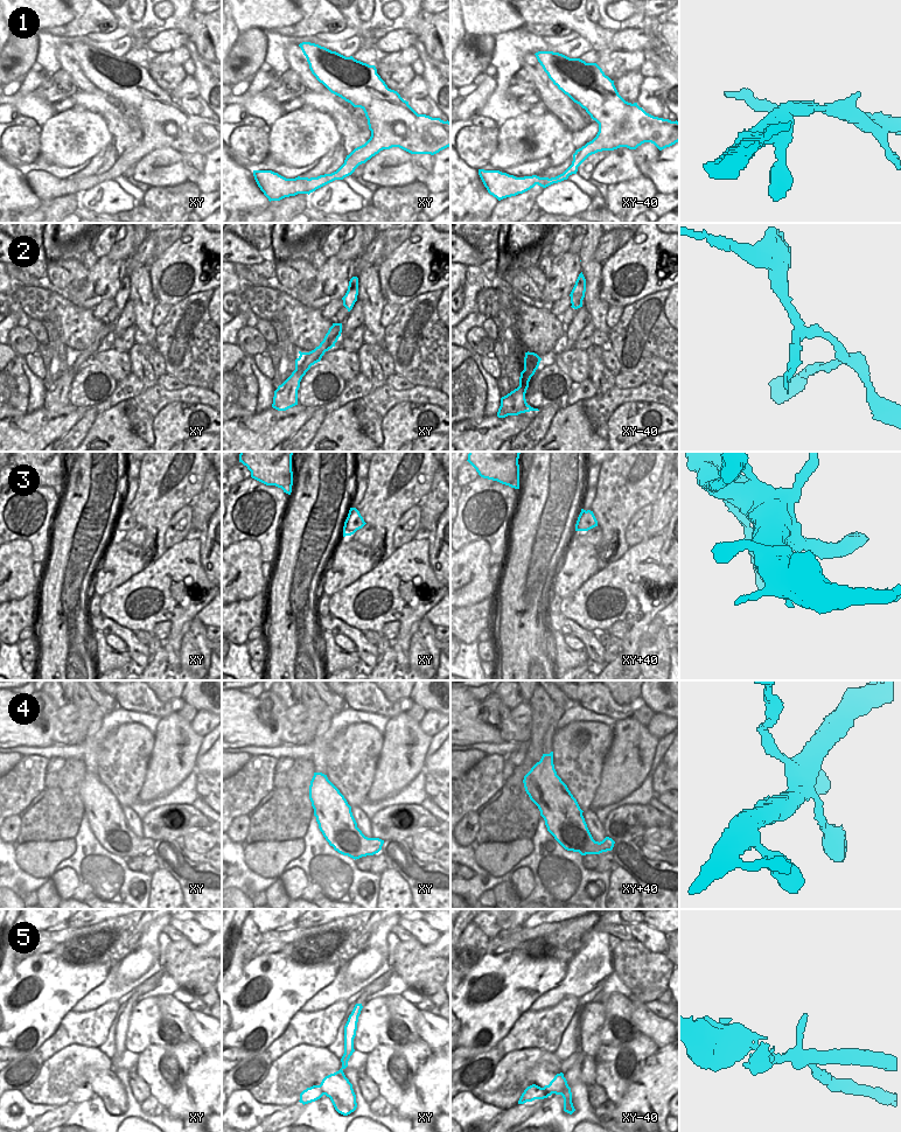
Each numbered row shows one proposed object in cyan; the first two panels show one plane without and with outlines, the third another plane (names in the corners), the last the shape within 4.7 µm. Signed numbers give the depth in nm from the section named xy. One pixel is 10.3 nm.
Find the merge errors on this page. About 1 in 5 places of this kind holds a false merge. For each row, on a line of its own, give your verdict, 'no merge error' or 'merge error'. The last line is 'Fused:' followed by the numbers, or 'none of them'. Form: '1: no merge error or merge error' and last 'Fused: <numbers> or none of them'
1: no merge error
2: no merge error
3: no merge error
4: no merge error
5: merge error
Fused: 5

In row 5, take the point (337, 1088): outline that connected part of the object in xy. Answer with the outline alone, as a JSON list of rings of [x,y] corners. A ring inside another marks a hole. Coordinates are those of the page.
[[[356,1004],[344,1026],[344,1054],[341,1058],[342,1068],[326,1076],[321,1082],[321,1085],[324,1088],[324,1095],[330,1098],[335,1110],[343,1116],[350,1114],[357,1107],[352,1084],[345,1077],[343,1070],[348,1067],[348,1061],[355,1051],[354,1039],[362,1008],[362,1004]]]

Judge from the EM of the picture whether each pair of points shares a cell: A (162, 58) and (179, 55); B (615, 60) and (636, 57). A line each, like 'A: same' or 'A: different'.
A: same
B: same

